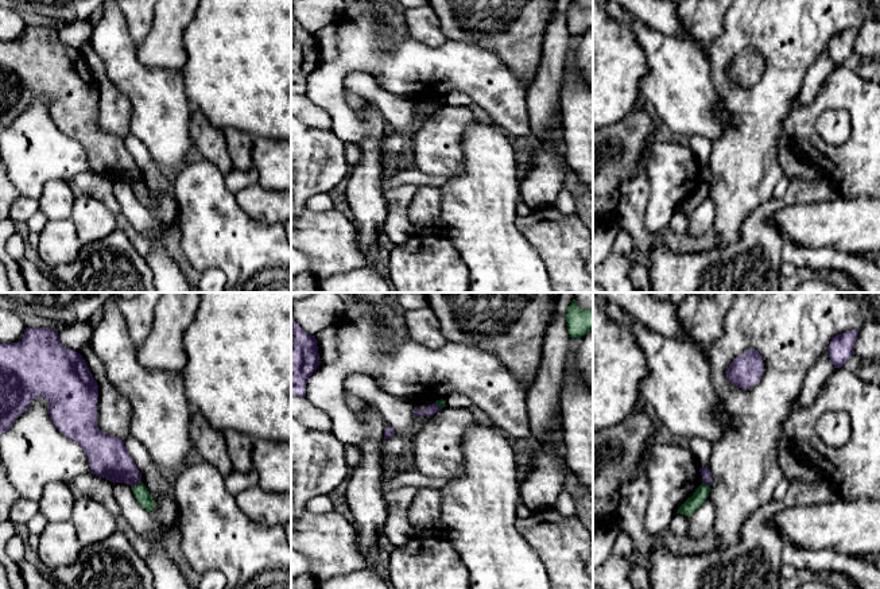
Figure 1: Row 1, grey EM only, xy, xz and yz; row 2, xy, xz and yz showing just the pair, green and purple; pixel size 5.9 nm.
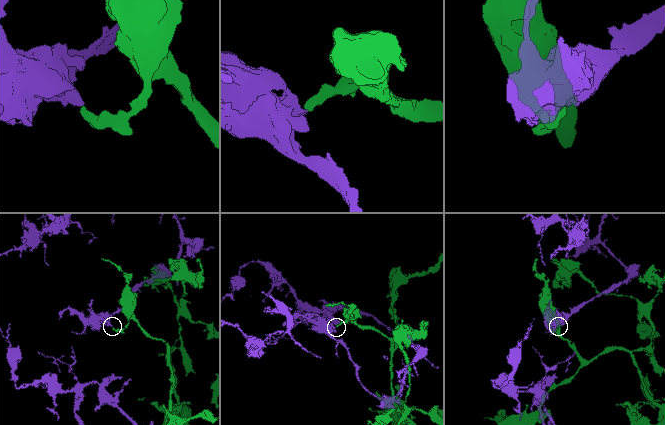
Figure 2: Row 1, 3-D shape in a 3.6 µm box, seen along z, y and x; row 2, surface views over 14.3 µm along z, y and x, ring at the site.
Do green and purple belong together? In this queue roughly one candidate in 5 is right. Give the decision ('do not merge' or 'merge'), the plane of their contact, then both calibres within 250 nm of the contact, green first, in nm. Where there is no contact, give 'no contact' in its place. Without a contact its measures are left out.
do not merge; contact in xy; calibres 90 and 240 nm

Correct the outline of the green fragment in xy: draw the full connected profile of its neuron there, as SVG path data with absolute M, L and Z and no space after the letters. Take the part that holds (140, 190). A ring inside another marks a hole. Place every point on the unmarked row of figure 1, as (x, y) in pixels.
M139 181L136 183L132 185L133 193L137 198L137 201L146 206L148 210L151 210L155 205L155 199L152 198L150 190L147 189L147 186L144 185L143 181Z

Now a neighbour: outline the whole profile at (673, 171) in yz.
M655 140L647 162L647 178L650 195L644 226L651 233L666 233L679 205L702 182L699 163L689 146Z

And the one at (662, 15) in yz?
M613 0L632 13L639 22L664 35L698 42L682 30L678 4L672 0Z

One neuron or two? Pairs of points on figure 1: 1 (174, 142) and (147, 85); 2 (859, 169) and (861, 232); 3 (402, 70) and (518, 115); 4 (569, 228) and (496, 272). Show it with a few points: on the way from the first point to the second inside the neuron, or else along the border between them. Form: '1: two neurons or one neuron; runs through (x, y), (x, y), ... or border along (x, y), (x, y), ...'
1: one neuron; runs through (163, 128), (159, 117), (158, 99)
2: two neurons; border along (841, 194), (846, 197), (865, 197)
3: one neuron; runs through (430, 70), (473, 70), (489, 86)
4: two neurons; border along (515, 225), (535, 248), (549, 278)

